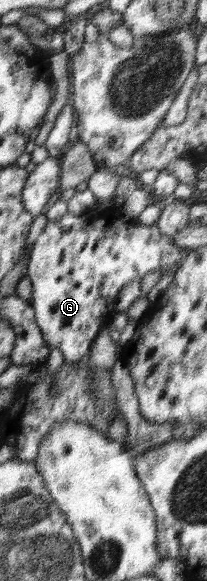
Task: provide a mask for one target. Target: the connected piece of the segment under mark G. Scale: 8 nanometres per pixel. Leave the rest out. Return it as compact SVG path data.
M71 212L61 220L48 222L29 254L26 274L33 288L30 304L45 343L58 348L66 362L79 361L114 312L122 287L134 278L142 279L154 268L160 268L162 274L172 270L185 248L155 225L116 220L110 232L94 230L92 222L88 224Z

